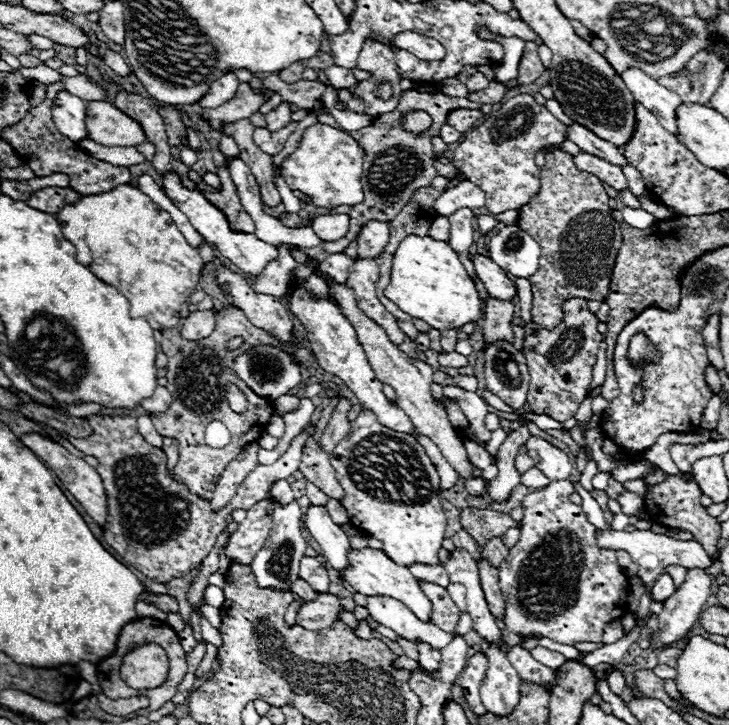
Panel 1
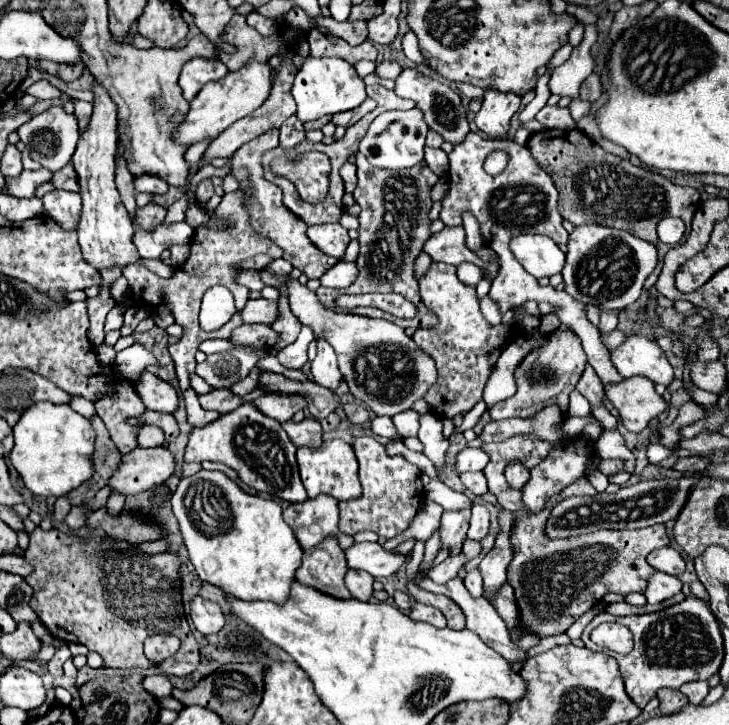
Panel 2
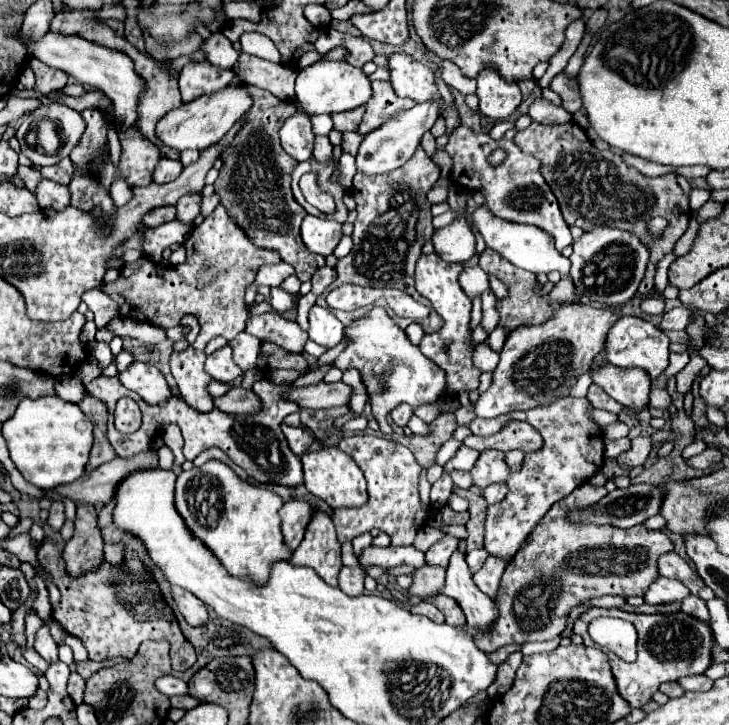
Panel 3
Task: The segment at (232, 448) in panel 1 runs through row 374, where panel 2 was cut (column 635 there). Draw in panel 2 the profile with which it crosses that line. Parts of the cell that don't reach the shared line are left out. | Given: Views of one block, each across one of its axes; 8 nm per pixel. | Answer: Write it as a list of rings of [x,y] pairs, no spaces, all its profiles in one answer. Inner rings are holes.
[[[580,130],[536,132],[528,140],[528,150],[532,152],[540,168],[554,178],[556,188],[560,192],[558,210],[564,220],[570,220],[576,226],[578,224],[610,226],[610,220],[612,220],[614,228],[622,228],[626,232],[632,232],[634,236],[642,236],[646,242],[652,242],[658,248],[656,270],[646,278],[646,284],[644,284],[644,288],[652,288],[660,276],[664,254],[672,248],[670,244],[664,244],[658,240],[658,234],[656,234],[658,220],[666,216],[680,216],[686,226],[680,241],[680,244],[684,243],[691,231],[692,216],[700,206],[702,194],[694,188],[676,186],[660,174],[642,170],[634,166],[630,160],[622,160],[614,154],[604,152]]]

